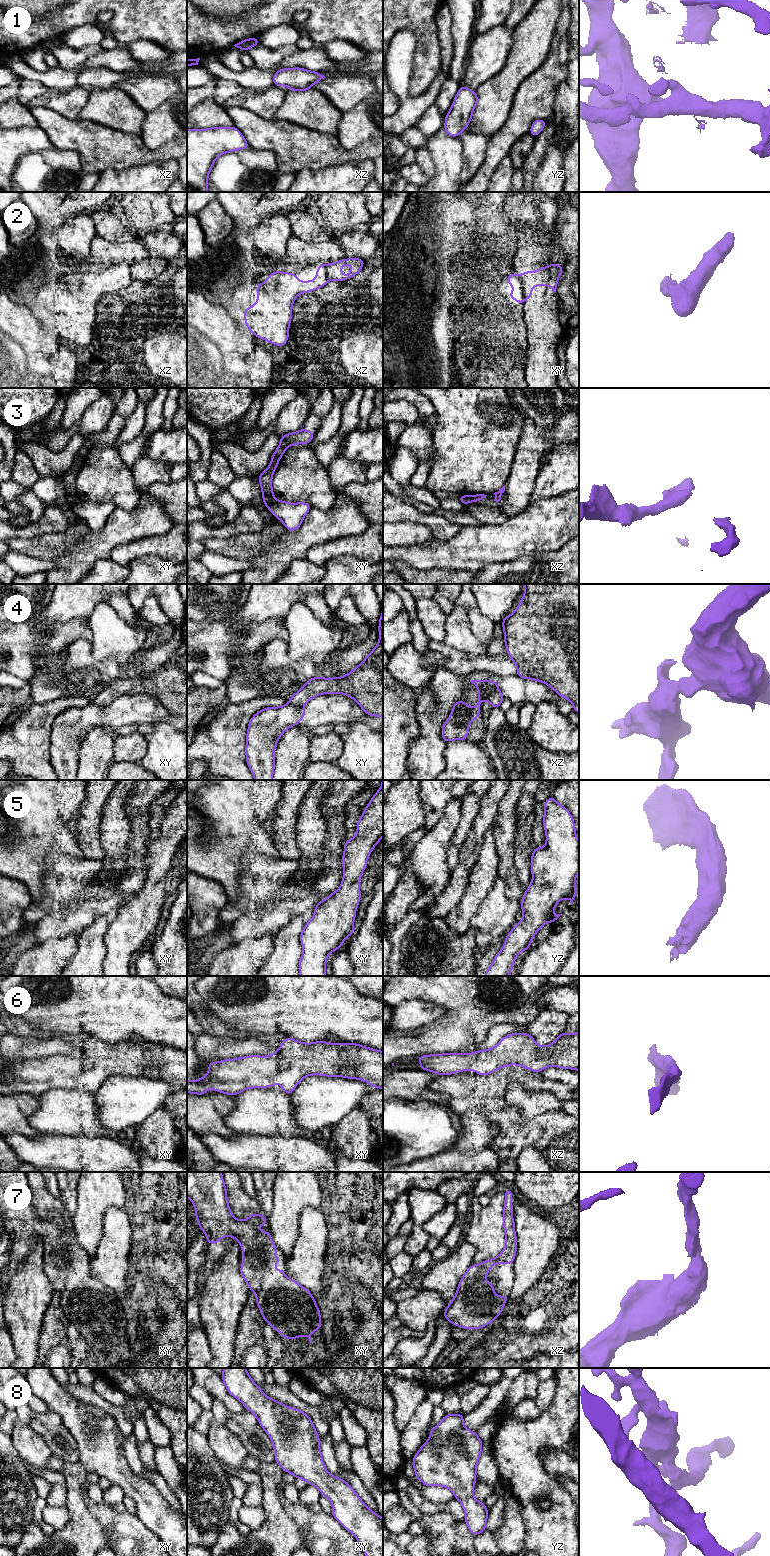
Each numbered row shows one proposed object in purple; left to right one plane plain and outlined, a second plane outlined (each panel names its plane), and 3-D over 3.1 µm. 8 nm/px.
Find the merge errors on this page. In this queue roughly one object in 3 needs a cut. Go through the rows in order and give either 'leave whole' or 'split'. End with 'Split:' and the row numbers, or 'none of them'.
1: split
2: split
3: split
4: split
5: leave whole
6: leave whole
7: leave whole
8: leave whole
Split: 1, 2, 3, 4

